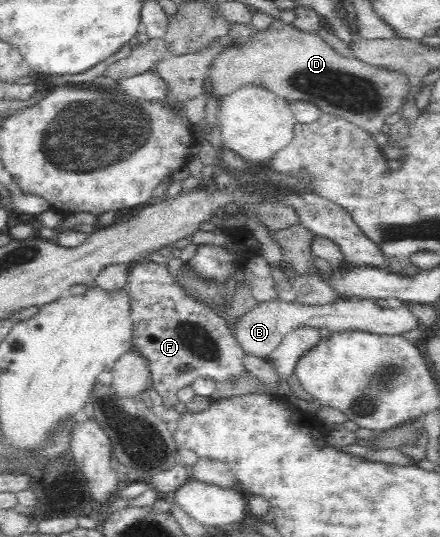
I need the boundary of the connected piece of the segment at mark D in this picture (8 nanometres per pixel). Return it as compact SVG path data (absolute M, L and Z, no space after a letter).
M280 19L272 23L267 29L254 30L255 38L249 44L245 44L245 48L233 46L215 58L207 79L207 86L211 94L220 98L231 95L246 85L266 87L290 102L305 100L316 104L321 113L337 115L351 121L351 124L355 124L372 135L379 132L387 118L400 112L409 100L412 86L416 83L413 78L409 78L409 75L338 54L319 36L295 29L292 24L285 24Z

